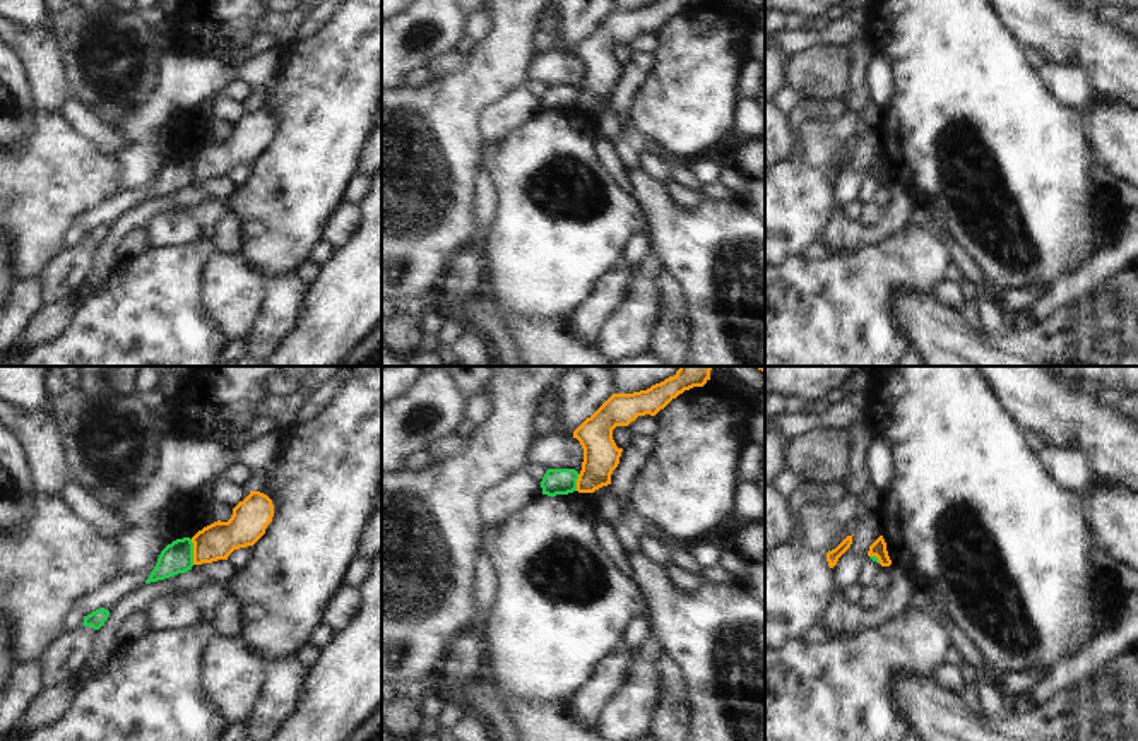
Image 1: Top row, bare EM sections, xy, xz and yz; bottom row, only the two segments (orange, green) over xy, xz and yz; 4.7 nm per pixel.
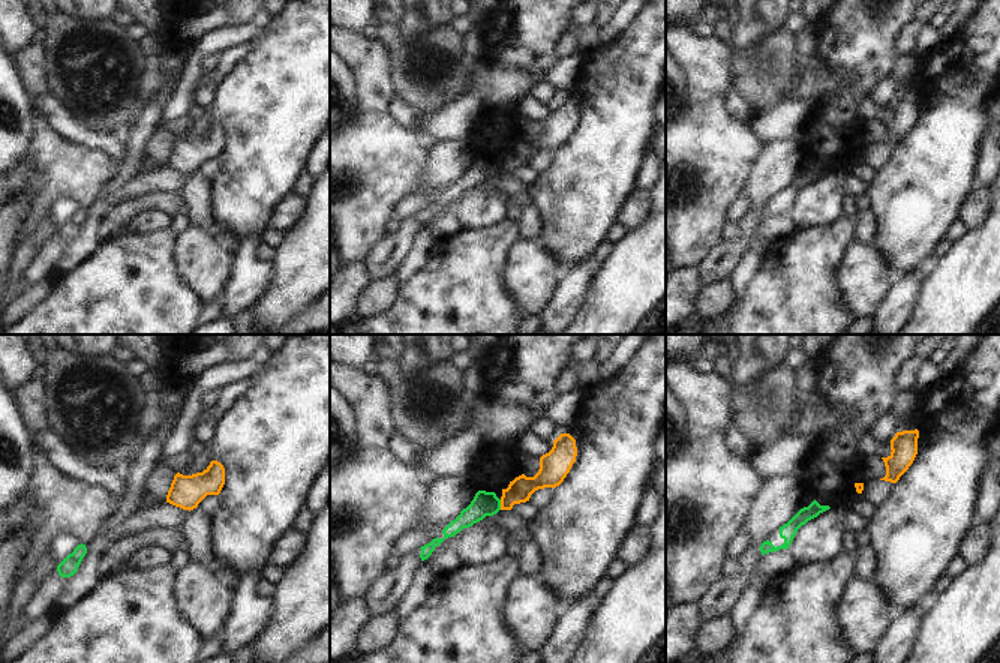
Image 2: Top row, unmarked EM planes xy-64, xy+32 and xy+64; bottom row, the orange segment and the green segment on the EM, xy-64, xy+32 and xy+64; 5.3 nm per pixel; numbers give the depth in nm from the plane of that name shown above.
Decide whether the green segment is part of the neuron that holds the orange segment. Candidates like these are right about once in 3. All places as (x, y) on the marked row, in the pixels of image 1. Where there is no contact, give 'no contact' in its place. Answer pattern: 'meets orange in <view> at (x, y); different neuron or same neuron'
meets orange in xy at (194, 551); different neuron

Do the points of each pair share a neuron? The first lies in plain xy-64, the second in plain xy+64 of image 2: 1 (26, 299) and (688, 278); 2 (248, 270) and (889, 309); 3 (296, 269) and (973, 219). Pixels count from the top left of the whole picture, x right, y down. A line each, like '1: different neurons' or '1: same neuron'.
1: different neurons
2: same neuron
3: different neurons

